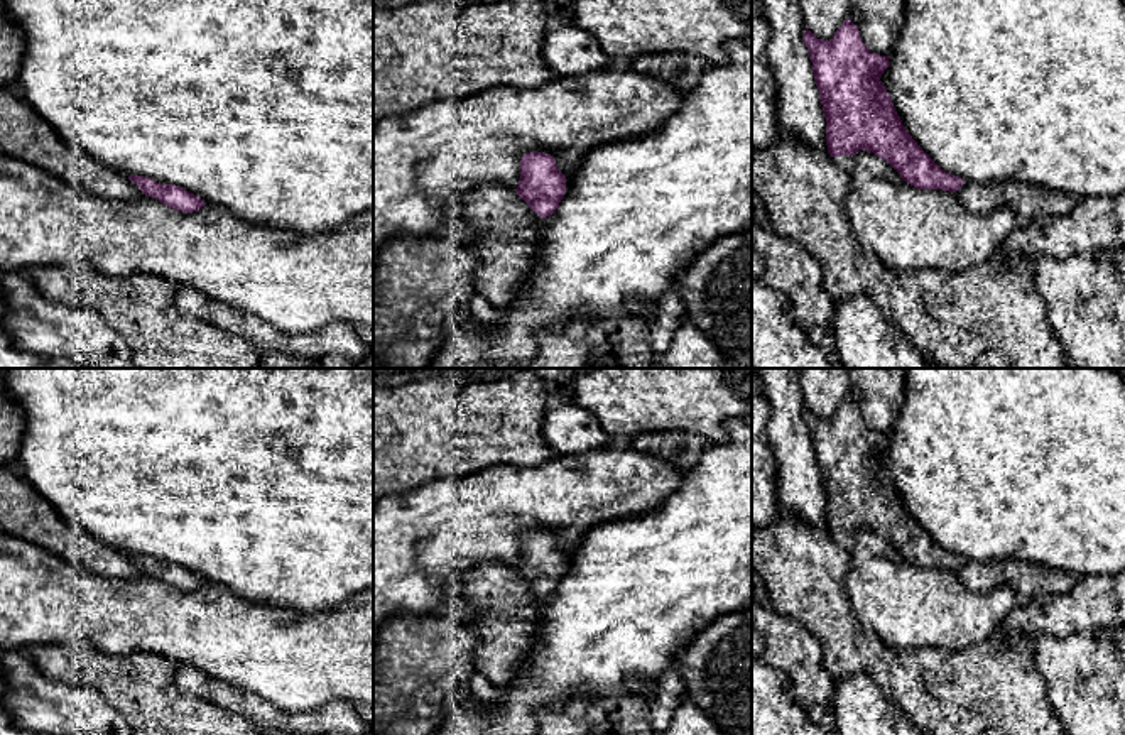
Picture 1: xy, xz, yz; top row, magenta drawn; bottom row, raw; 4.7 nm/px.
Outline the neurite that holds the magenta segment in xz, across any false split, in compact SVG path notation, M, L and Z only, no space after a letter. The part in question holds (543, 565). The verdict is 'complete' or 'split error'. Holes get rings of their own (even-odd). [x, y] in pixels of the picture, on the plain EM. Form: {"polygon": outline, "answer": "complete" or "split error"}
{"polygon": "M529 531L520 539L520 559L515 571L541 596L552 593L566 571L566 554L556 537L544 531Z", "answer": "complete"}

